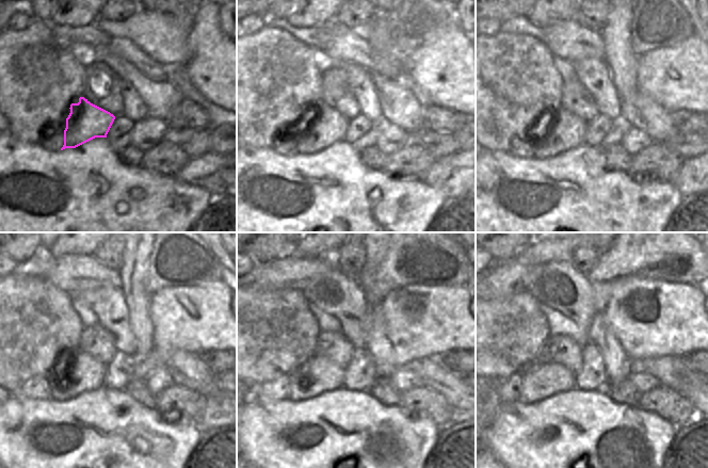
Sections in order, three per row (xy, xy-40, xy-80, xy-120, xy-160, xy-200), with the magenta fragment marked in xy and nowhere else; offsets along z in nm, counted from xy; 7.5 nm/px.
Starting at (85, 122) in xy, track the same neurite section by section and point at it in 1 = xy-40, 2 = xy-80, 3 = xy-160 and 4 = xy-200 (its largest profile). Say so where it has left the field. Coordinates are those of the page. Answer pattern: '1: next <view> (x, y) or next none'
1: next xy-40 (324, 126)
2: next xy-80 (566, 130)
3: next xy-160 (319, 374)
4: next xy-200 (542, 382)

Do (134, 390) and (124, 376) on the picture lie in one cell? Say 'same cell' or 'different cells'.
different cells

